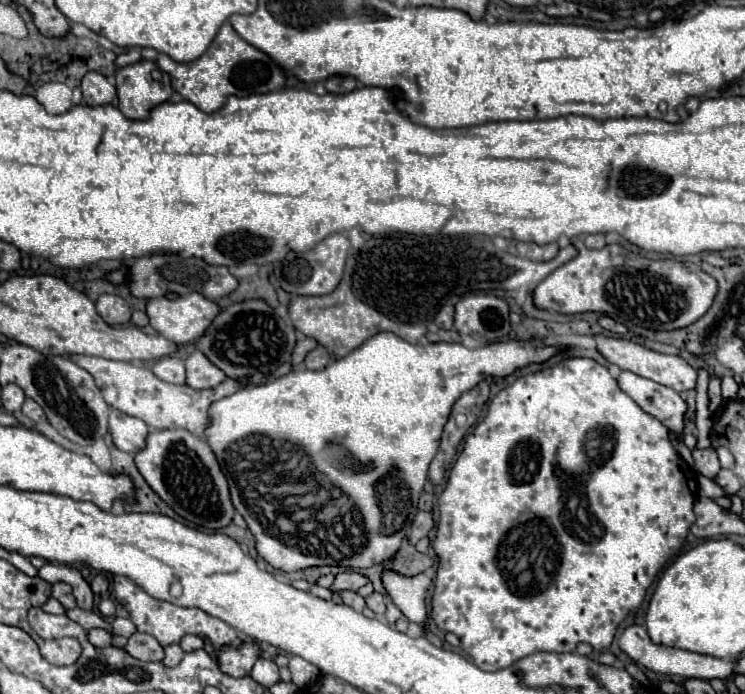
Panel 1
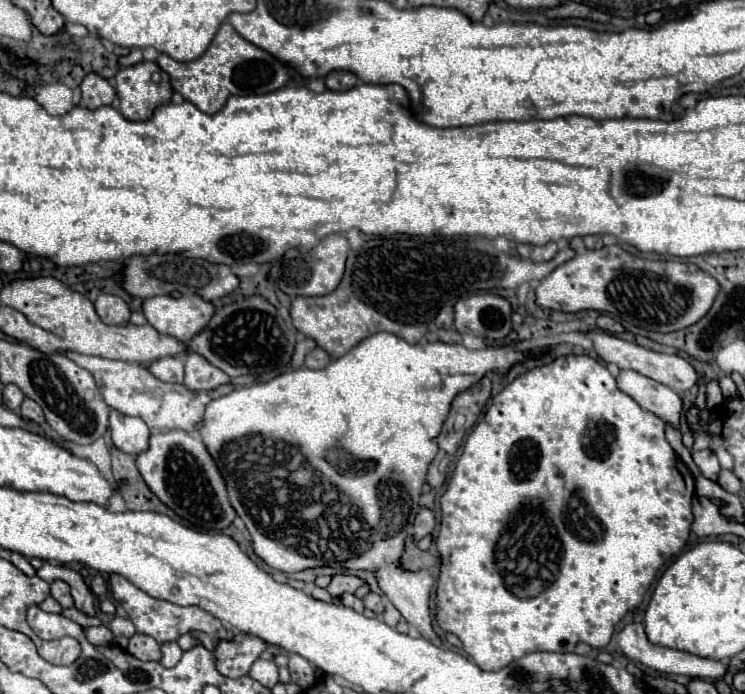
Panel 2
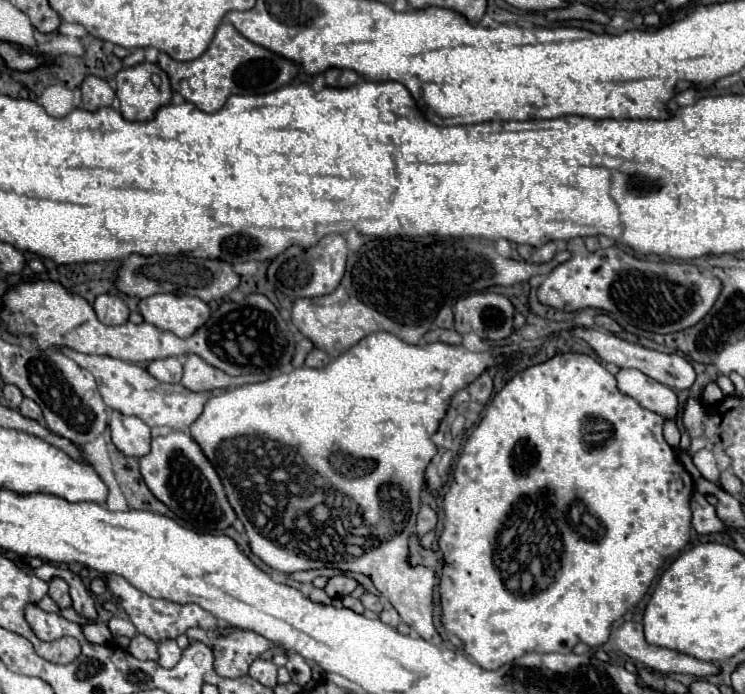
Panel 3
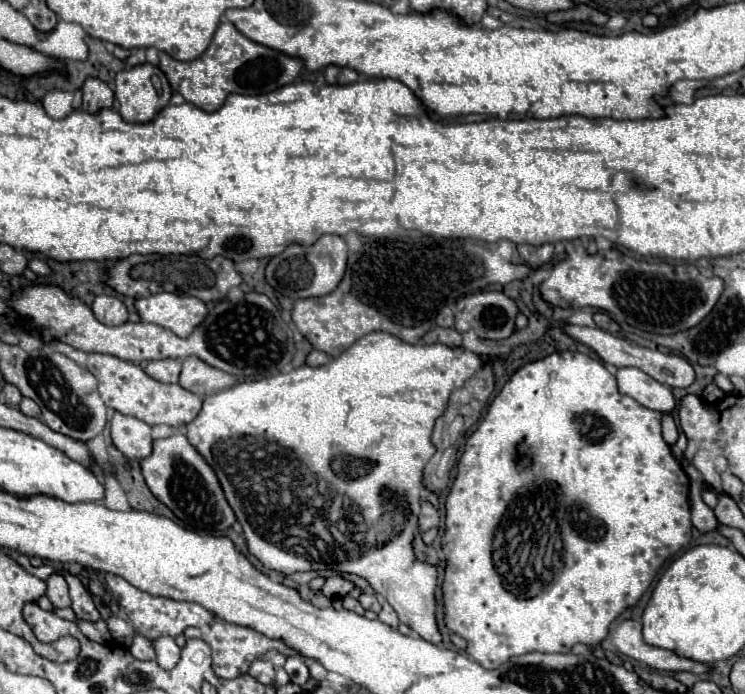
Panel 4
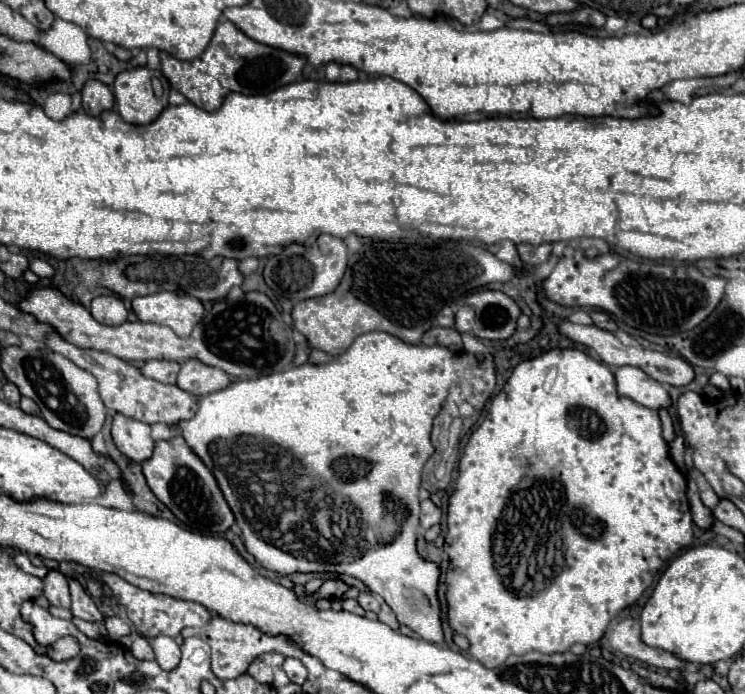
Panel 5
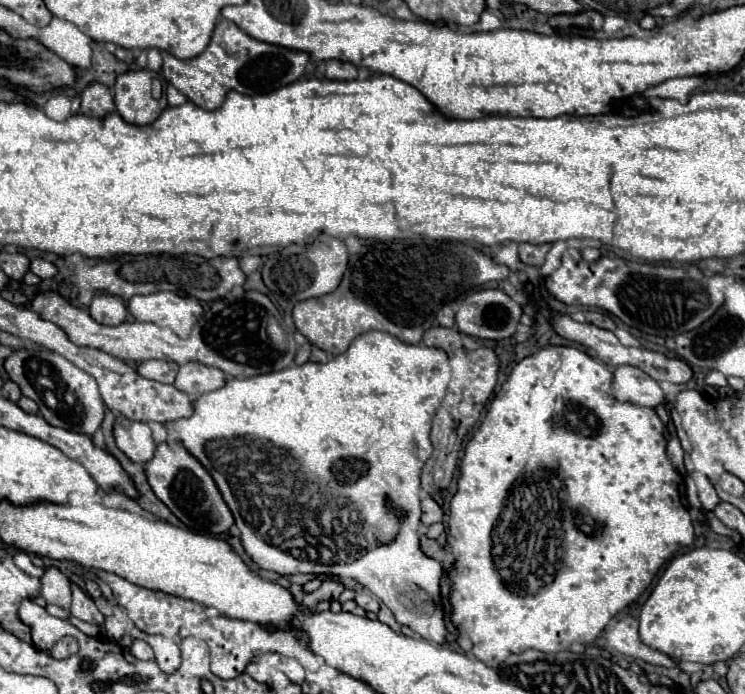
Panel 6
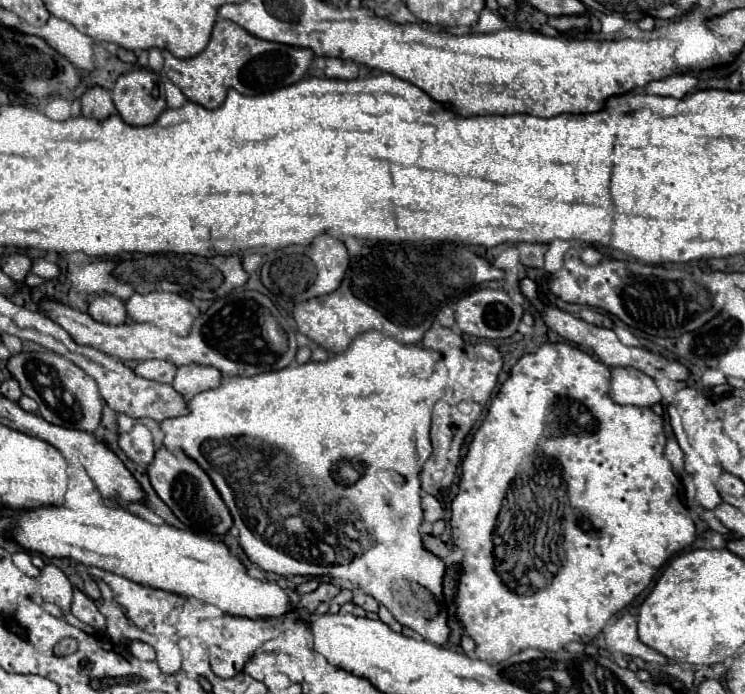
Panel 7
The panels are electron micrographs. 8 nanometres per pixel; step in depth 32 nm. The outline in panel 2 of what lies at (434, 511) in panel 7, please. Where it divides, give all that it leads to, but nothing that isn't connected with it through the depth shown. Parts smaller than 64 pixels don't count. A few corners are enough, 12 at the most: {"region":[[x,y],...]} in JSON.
{"region":[[422,508],[414,524],[414,540],[430,534],[436,526],[432,510]]}

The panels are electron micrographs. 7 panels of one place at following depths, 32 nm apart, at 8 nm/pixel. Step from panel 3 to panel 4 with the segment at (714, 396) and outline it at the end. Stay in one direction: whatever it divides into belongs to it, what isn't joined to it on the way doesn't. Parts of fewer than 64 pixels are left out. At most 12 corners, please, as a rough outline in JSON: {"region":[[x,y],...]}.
{"region":[[708,384],[702,398],[710,404],[718,402],[724,392],[716,384]]}

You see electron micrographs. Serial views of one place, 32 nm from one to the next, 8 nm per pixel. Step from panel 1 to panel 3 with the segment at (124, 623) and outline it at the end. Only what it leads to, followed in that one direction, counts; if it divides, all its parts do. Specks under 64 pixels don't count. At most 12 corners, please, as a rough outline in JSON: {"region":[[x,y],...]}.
{"region":[[117,616],[108,627],[114,637],[136,635],[129,620]]}

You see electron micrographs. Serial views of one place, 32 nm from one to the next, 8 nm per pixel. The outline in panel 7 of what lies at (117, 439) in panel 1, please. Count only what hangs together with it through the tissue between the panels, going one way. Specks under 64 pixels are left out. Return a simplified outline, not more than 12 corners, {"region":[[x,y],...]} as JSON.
{"region":[[136,424],[118,446],[136,464],[148,466],[156,448],[150,430]]}

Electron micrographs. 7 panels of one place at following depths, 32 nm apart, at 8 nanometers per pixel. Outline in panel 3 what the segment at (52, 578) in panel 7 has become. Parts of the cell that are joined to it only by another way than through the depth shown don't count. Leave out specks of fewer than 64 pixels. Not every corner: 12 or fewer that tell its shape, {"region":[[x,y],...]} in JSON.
{"region":[[60,578],[48,582],[48,596],[58,608],[72,604],[68,584]]}

